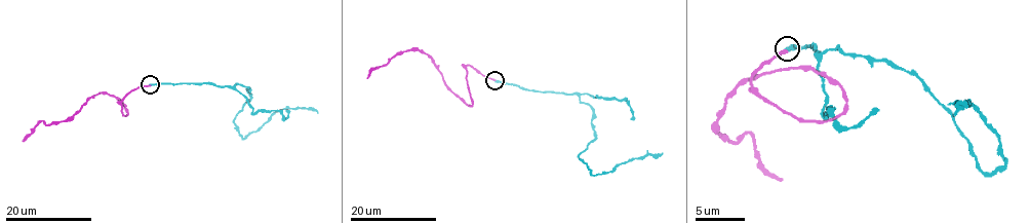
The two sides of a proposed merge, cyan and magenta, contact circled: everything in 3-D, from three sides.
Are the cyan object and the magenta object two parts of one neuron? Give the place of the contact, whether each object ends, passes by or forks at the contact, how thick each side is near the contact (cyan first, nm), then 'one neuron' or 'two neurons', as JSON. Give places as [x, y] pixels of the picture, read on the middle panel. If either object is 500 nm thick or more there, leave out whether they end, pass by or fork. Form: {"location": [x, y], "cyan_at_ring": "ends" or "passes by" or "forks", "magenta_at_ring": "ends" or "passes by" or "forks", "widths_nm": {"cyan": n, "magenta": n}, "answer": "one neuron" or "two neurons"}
{"location": [494, 80], "cyan_at_ring": "ends", "magenta_at_ring": "ends", "widths_nm": {"cyan": 280, "magenta": 220}, "answer": "two neurons"}

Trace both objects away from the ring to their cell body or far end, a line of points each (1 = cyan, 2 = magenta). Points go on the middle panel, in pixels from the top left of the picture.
1: (494, 80), (529, 90), (576, 95), (588, 104), (593, 112), (595, 137), (579, 154), (593, 175), (663, 152)
2: (494, 79), (466, 67), (468, 105), (445, 83), (427, 53), (417, 50), (399, 51), (367, 78)

